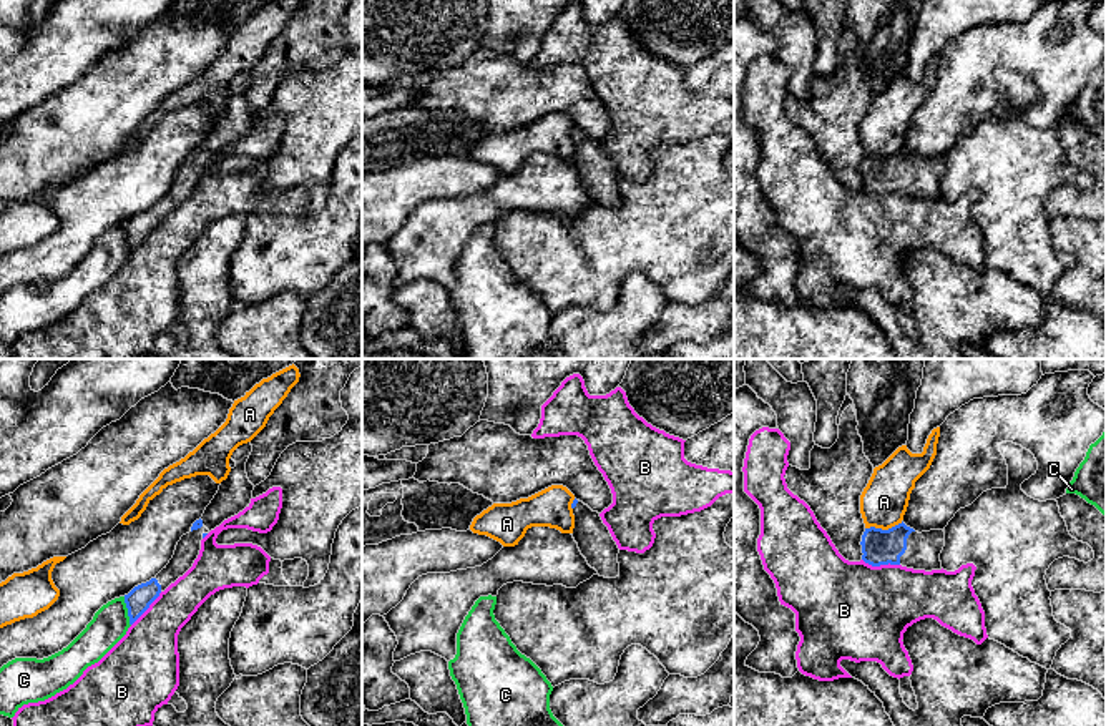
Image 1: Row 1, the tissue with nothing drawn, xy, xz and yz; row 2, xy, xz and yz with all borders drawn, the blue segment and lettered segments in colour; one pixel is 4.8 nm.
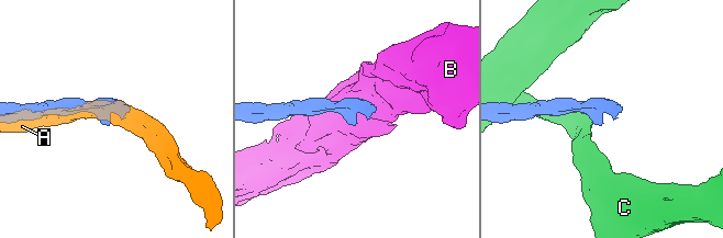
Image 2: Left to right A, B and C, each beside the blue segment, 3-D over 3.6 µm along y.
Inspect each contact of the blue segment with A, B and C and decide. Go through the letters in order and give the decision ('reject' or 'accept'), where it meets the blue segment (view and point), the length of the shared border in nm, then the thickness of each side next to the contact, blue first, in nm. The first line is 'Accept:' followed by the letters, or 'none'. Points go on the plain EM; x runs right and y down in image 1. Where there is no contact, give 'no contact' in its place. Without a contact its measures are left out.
Accept: none
A: reject; contact yz (884, 158); length 190 nm; calibres 180 and 220 nm
B: reject; contact yz (880, 191); length 190 nm; calibres 180 and 460 nm
C: reject; contact xy (128, 240); length 150 nm; calibres 120 and 180 nm

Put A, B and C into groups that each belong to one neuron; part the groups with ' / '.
A / B / C

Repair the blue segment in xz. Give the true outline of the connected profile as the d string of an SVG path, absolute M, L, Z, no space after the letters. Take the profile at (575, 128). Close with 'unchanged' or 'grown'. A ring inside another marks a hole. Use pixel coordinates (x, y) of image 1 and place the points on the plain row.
M576 126L573 128L571 136L575 143L575 156L571 163L588 193L595 196L599 204L619 204L619 176L599 141L593 140L588 133Z | grown

